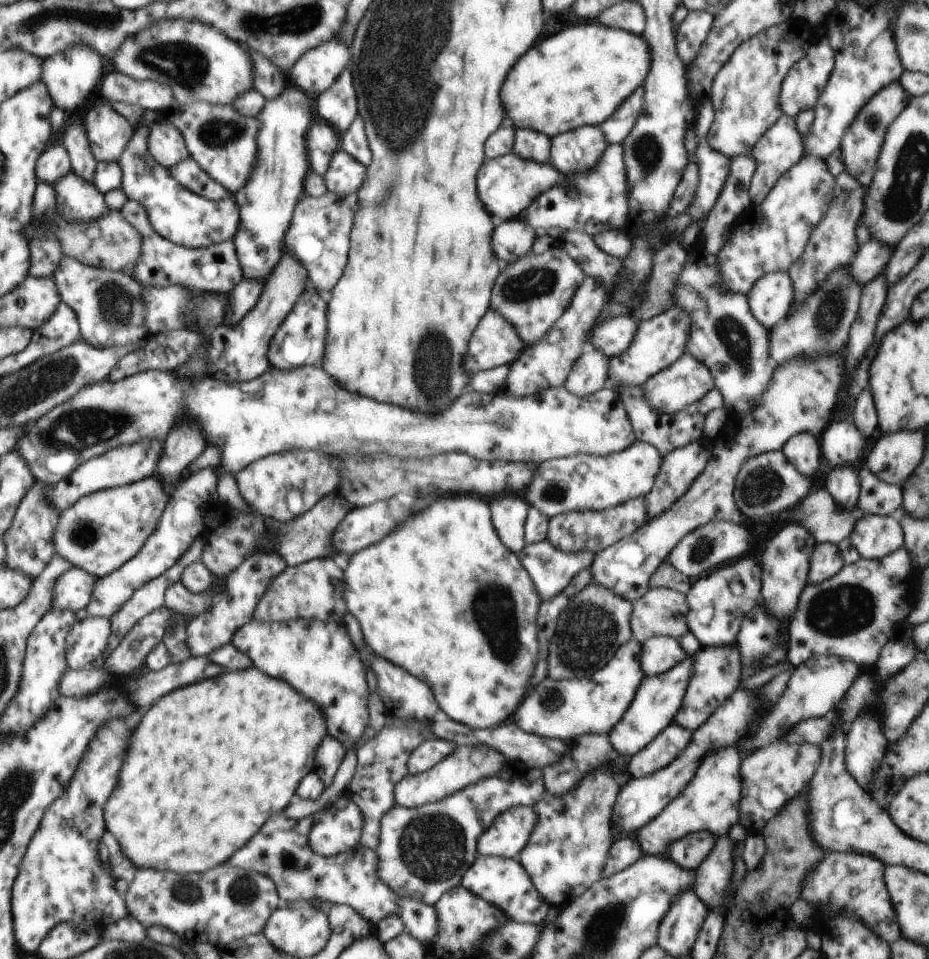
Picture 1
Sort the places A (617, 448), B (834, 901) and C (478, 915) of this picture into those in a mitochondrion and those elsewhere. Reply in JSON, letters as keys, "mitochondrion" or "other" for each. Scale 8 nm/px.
{"A":"other","B":"other","C":"other"}

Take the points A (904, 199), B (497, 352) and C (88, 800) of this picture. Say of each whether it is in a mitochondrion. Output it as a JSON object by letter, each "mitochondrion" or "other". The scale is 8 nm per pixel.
{"A":"mitochondrion","B":"other","C":"mitochondrion"}

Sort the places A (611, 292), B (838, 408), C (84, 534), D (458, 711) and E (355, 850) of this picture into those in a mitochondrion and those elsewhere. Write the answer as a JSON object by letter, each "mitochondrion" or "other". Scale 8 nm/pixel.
{"A":"other","B":"other","C":"mitochondrion","D":"other","E":"other"}

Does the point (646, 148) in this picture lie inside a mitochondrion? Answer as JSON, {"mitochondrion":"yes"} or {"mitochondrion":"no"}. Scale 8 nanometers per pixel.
{"mitochondrion":"yes"}

